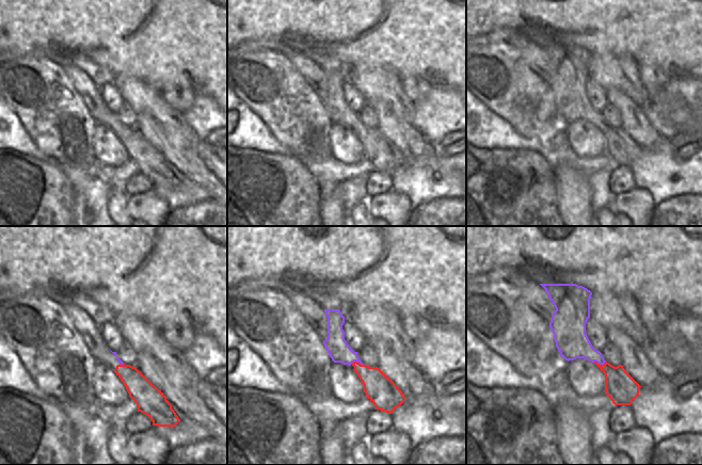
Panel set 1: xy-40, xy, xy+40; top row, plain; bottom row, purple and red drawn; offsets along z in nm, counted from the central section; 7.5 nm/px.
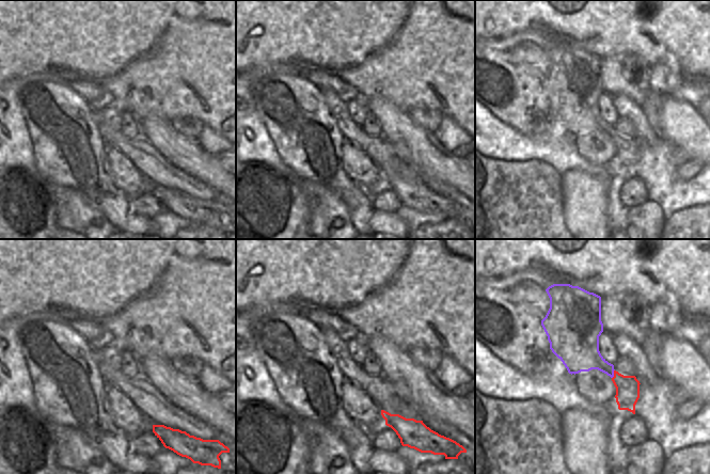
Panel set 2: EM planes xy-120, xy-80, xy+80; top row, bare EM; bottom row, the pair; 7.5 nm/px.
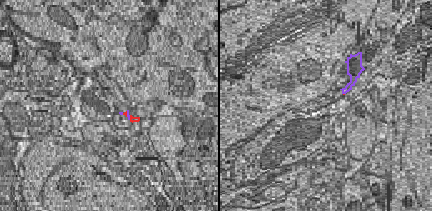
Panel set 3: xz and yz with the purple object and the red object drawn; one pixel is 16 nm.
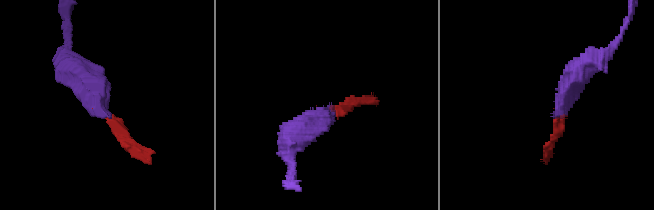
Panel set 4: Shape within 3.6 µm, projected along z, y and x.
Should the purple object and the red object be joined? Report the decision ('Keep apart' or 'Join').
Join.

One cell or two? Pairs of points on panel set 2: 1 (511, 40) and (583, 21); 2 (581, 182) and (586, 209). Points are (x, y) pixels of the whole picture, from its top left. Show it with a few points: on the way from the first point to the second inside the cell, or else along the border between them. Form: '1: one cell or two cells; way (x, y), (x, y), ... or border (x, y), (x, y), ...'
1: two cells; border (518, 32), (547, 31), (556, 44)
2: one cell; way (581, 188), (585, 195), (585, 203)

